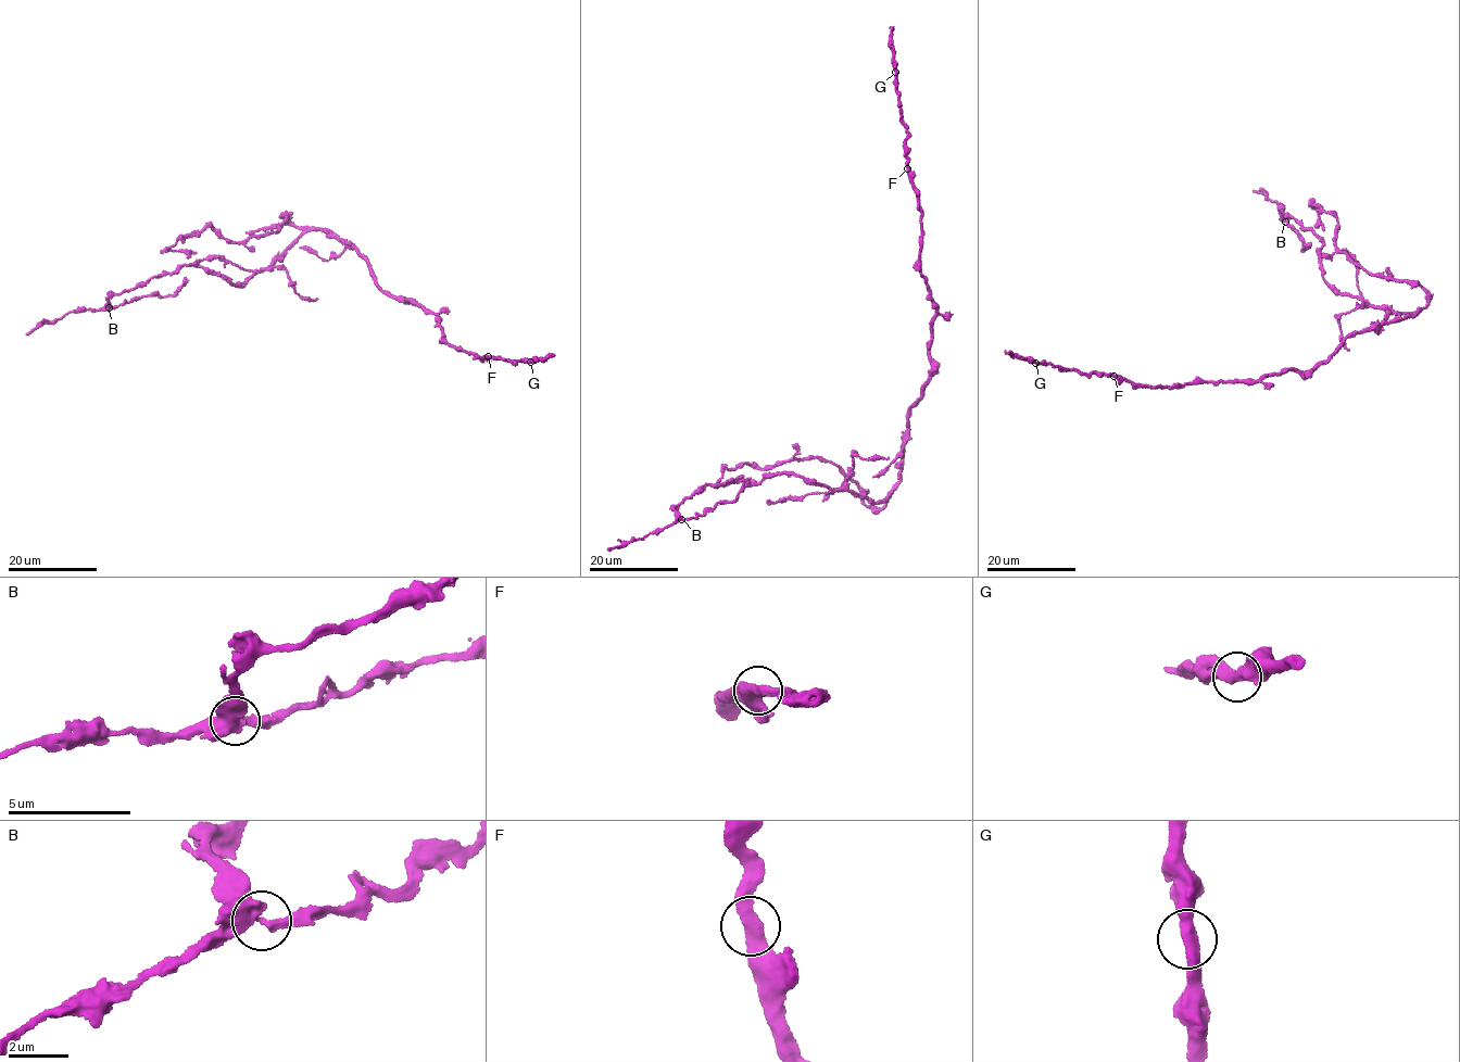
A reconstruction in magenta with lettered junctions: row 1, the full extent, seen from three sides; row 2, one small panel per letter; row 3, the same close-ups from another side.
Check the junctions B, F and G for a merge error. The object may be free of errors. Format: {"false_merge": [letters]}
{"false_merge": []}

